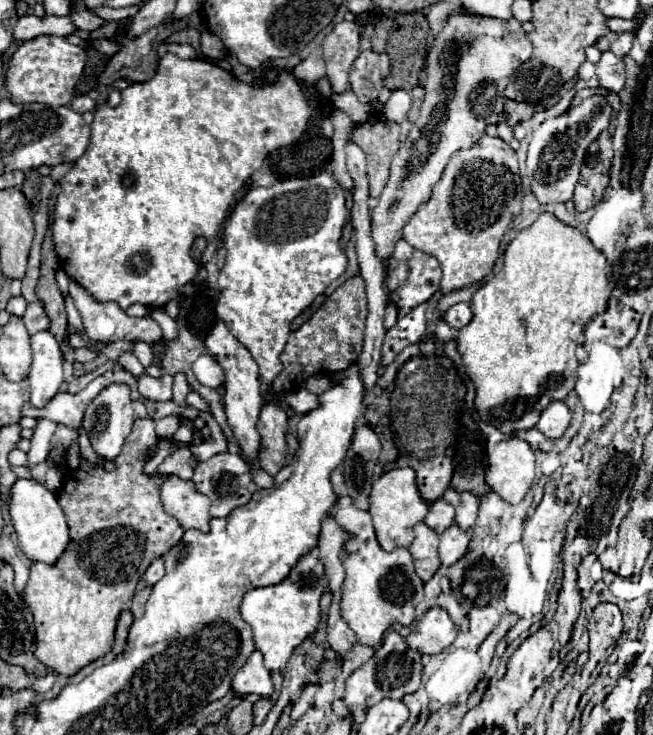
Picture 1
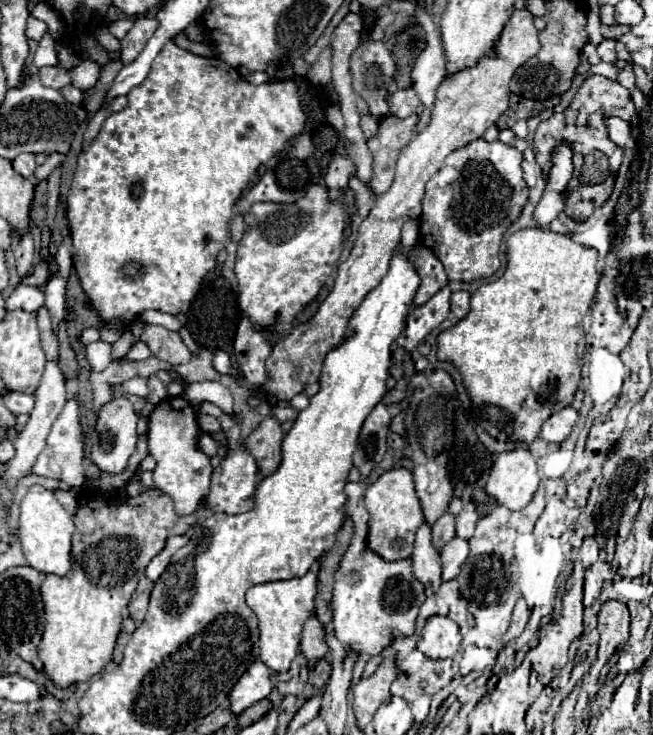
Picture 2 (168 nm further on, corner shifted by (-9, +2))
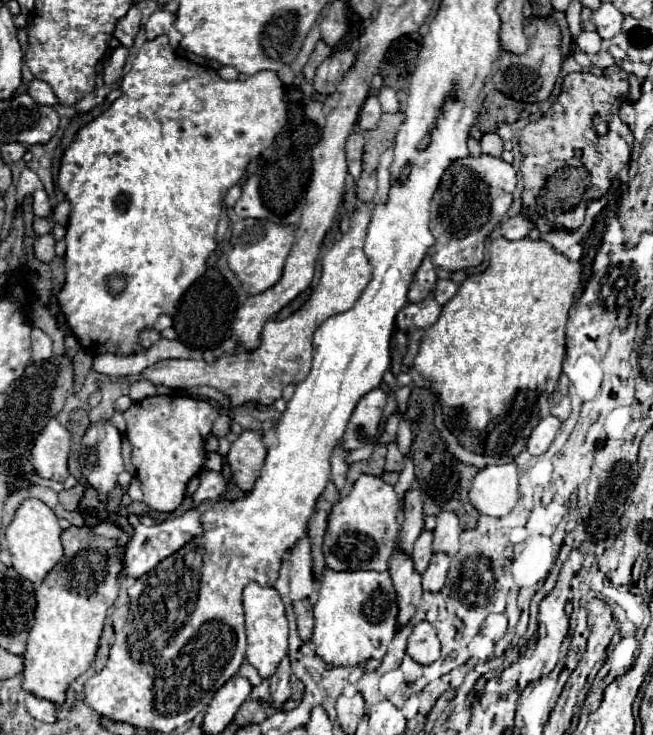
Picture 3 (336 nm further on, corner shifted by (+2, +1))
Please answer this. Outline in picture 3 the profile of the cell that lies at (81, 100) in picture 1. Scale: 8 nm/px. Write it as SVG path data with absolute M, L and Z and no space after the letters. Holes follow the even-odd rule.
M38 79L30 81L28 95L32 95L32 99L36 99L36 103L40 103L40 105L56 105L58 103L52 93L52 87L44 81L38 81Z

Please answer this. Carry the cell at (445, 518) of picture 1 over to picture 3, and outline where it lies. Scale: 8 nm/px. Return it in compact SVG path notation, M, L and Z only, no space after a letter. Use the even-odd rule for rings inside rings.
M422 531L422 535L416 539L414 543L414 551L412 551L412 561L418 573L424 573L428 569L432 557L432 533L430 531Z

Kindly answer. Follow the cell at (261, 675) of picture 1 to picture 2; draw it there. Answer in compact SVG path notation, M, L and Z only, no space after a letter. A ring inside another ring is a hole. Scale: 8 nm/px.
M255 660L229 694L231 712L241 714L251 704L267 698L271 694L271 690L273 690L271 670L261 660Z

